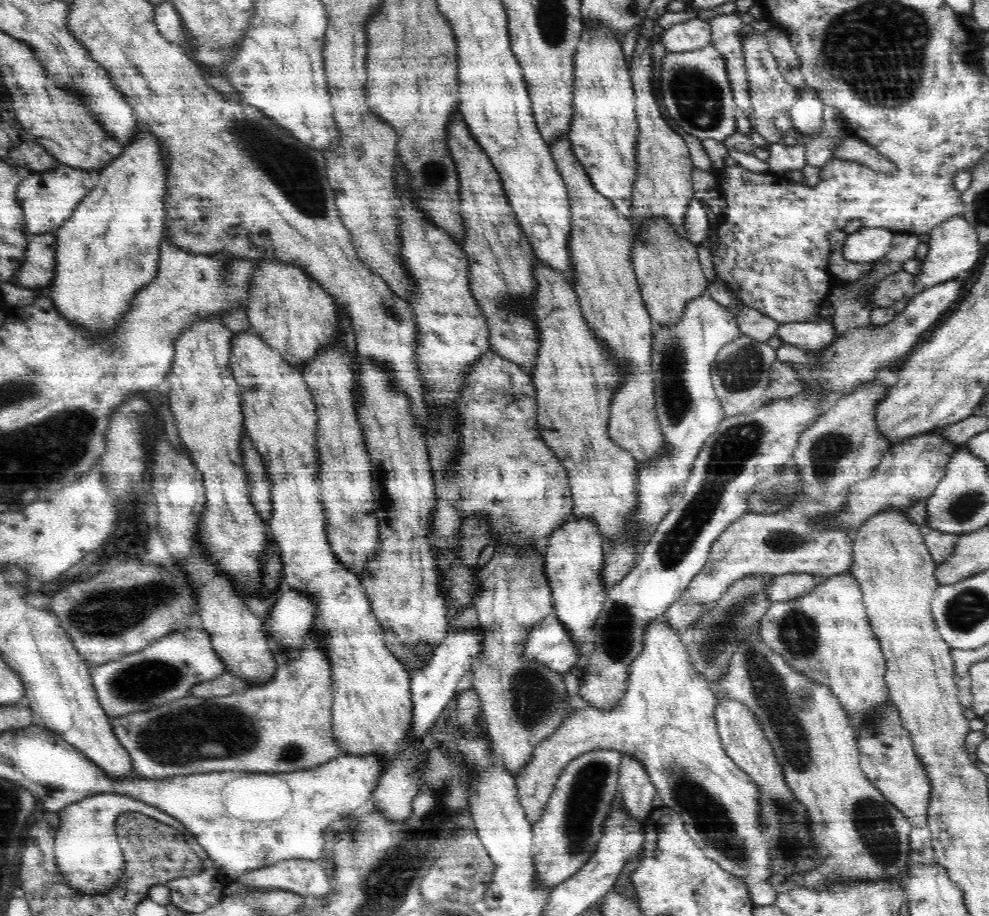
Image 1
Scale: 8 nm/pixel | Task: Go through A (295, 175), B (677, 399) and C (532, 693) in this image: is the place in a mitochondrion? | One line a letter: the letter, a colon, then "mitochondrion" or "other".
A: mitochondrion
B: mitochondrion
C: mitochondrion

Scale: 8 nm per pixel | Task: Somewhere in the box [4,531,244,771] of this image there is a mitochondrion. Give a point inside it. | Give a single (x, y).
(110, 611)

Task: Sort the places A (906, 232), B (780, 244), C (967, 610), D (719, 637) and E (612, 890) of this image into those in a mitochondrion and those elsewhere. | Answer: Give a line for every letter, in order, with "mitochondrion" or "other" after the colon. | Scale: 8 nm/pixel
A: other
B: other
C: mitochondrion
D: mitochondrion
E: other

